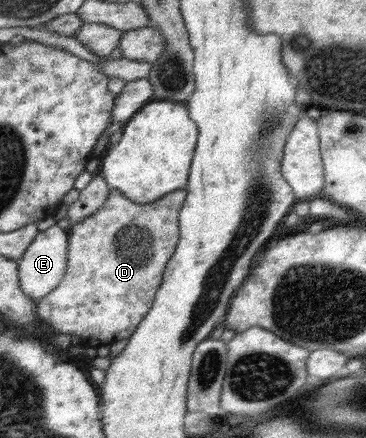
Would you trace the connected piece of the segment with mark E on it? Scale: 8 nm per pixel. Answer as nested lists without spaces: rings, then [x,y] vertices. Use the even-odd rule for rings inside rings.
[[[57,224],[38,232],[35,239],[28,245],[19,262],[20,288],[29,297],[40,300],[51,293],[61,281],[67,269],[68,230],[61,229]]]

